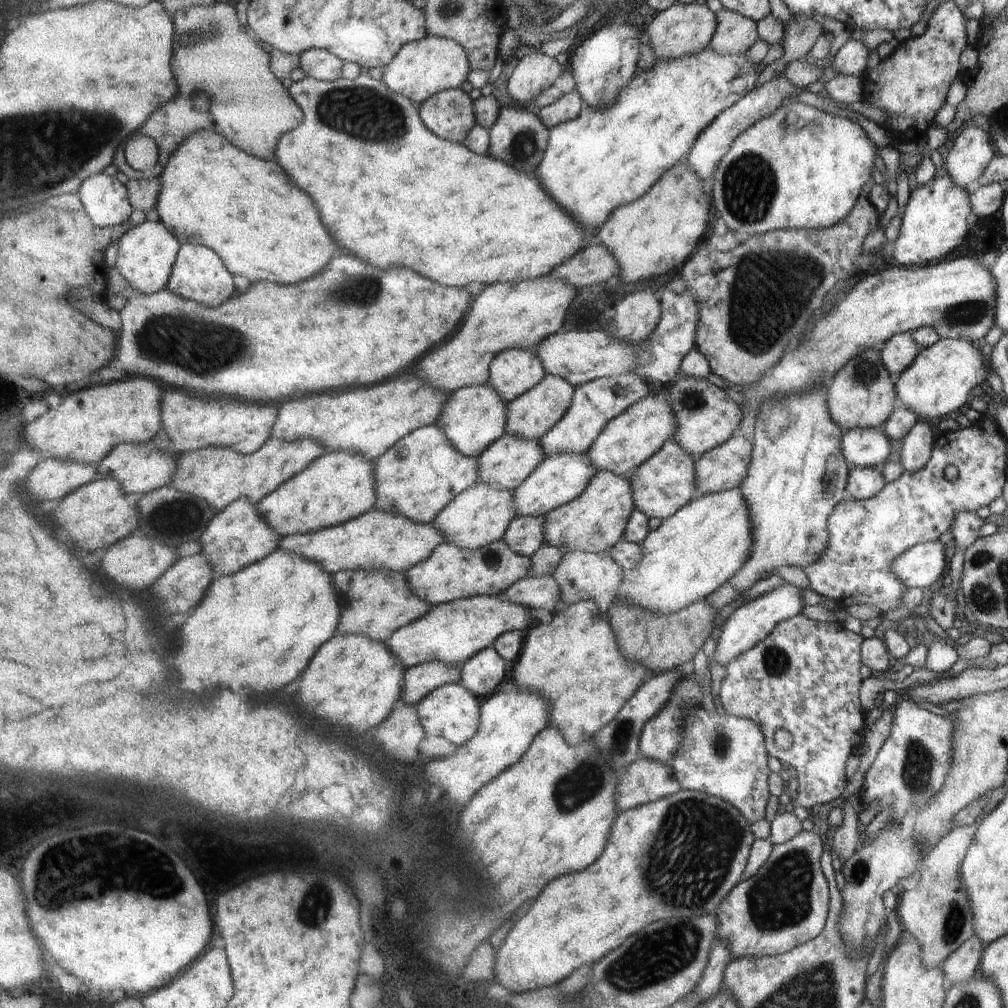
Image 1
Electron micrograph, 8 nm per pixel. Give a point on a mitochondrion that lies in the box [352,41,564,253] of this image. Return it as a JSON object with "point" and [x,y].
{"point":[523,147]}

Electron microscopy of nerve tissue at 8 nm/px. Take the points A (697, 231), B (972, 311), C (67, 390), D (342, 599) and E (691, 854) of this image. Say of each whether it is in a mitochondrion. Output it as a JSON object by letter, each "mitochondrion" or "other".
{"A":"other","B":"mitochondrion","C":"other","D":"other","E":"mitochondrion"}

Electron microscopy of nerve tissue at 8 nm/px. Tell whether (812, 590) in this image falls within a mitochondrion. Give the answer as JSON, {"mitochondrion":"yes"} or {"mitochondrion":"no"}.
{"mitochondrion":"no"}

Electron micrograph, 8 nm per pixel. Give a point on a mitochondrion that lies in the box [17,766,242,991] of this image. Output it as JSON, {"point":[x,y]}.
{"point":[34,788]}

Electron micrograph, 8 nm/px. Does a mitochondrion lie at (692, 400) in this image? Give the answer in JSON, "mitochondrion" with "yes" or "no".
{"mitochondrion":"yes"}

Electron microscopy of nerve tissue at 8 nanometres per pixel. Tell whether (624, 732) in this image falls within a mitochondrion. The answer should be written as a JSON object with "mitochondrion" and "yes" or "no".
{"mitochondrion":"yes"}

